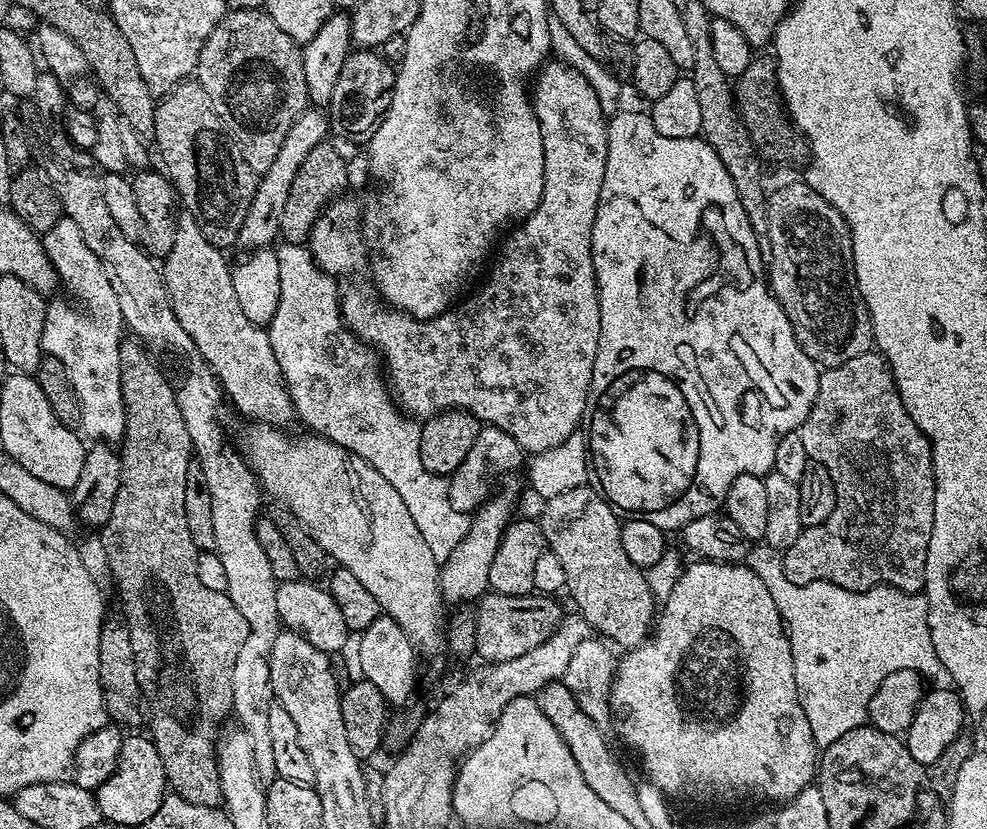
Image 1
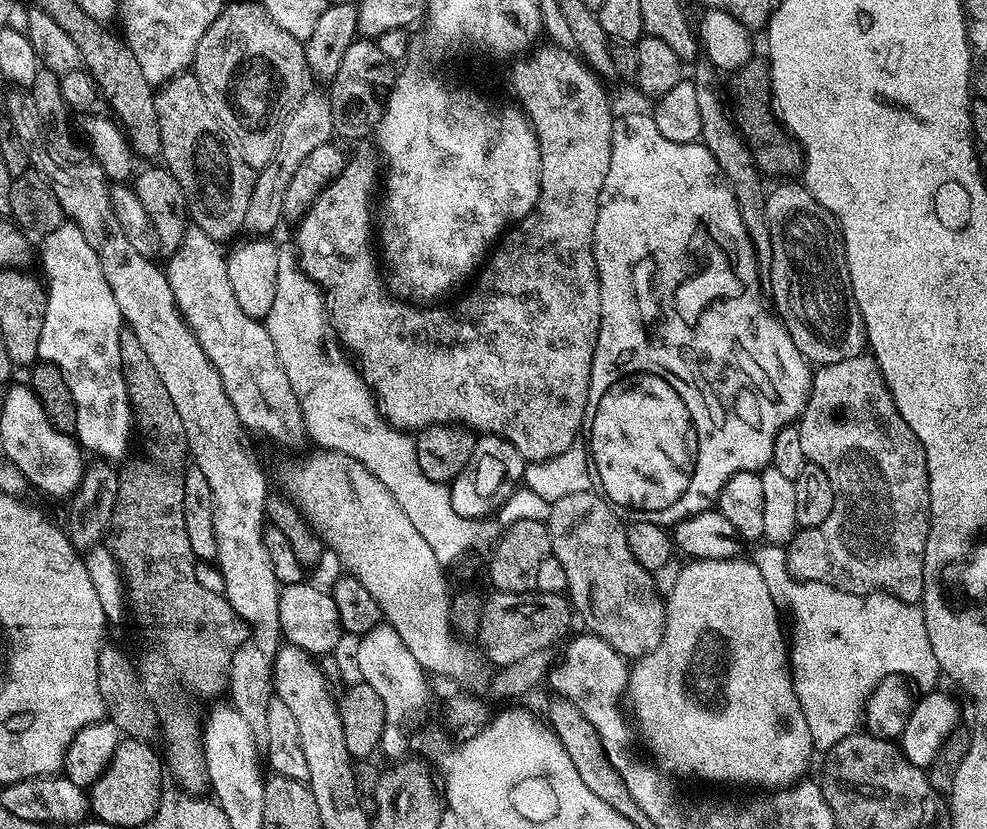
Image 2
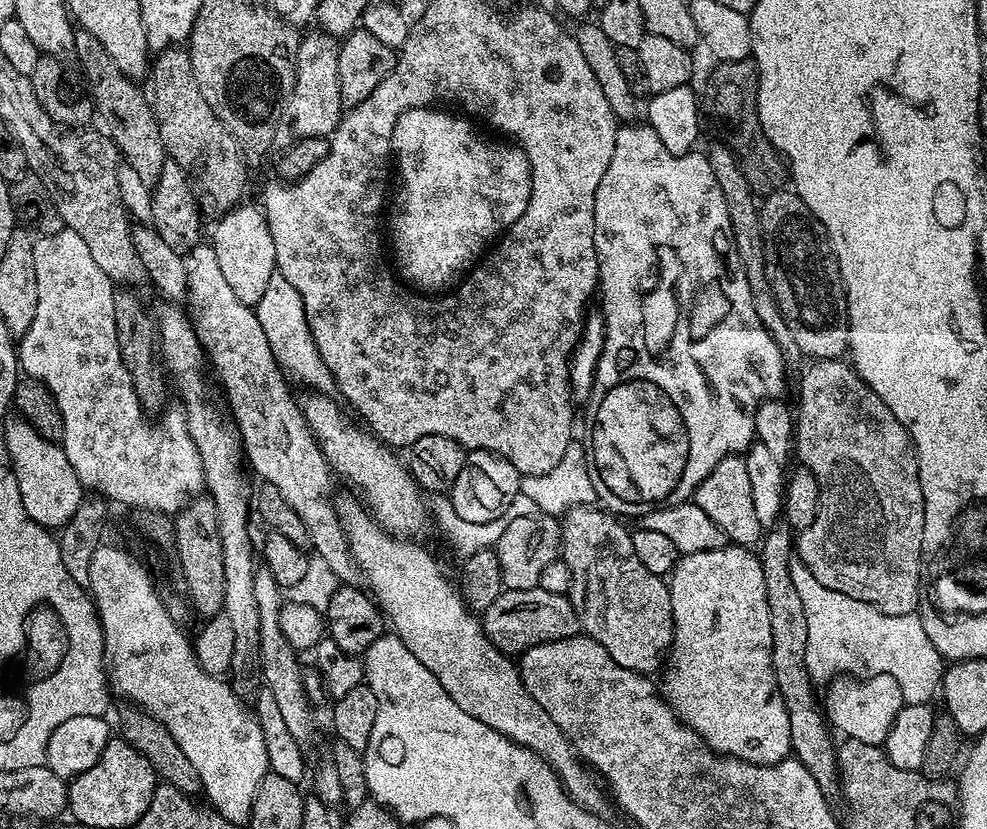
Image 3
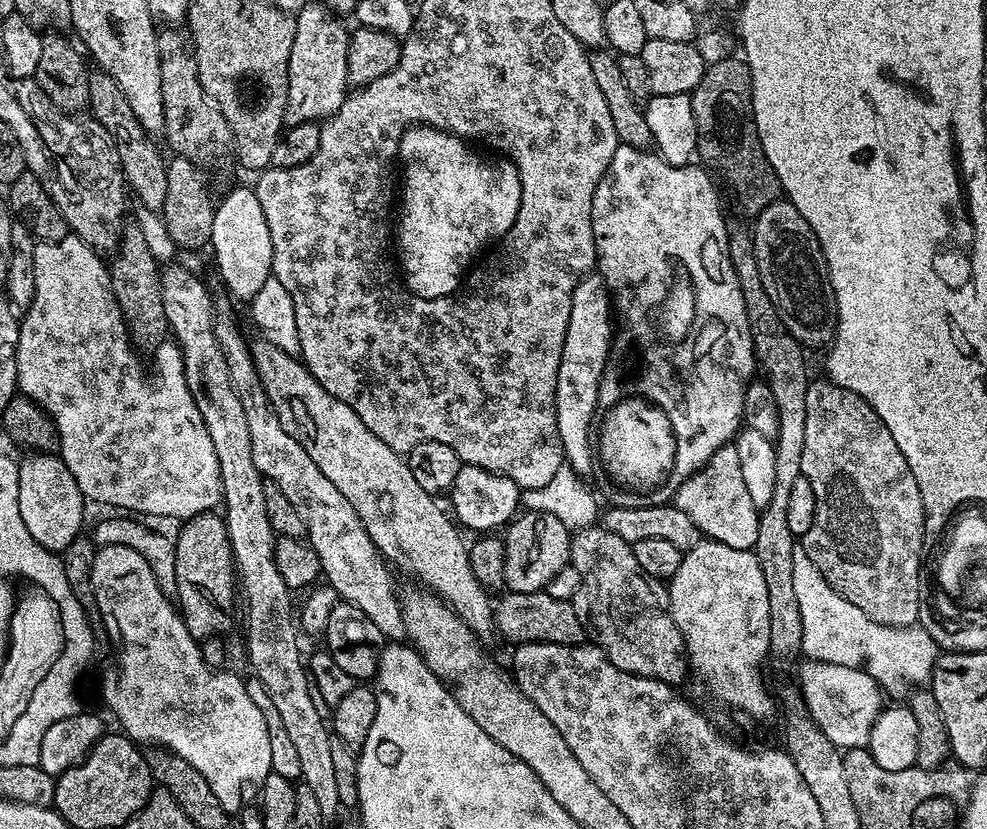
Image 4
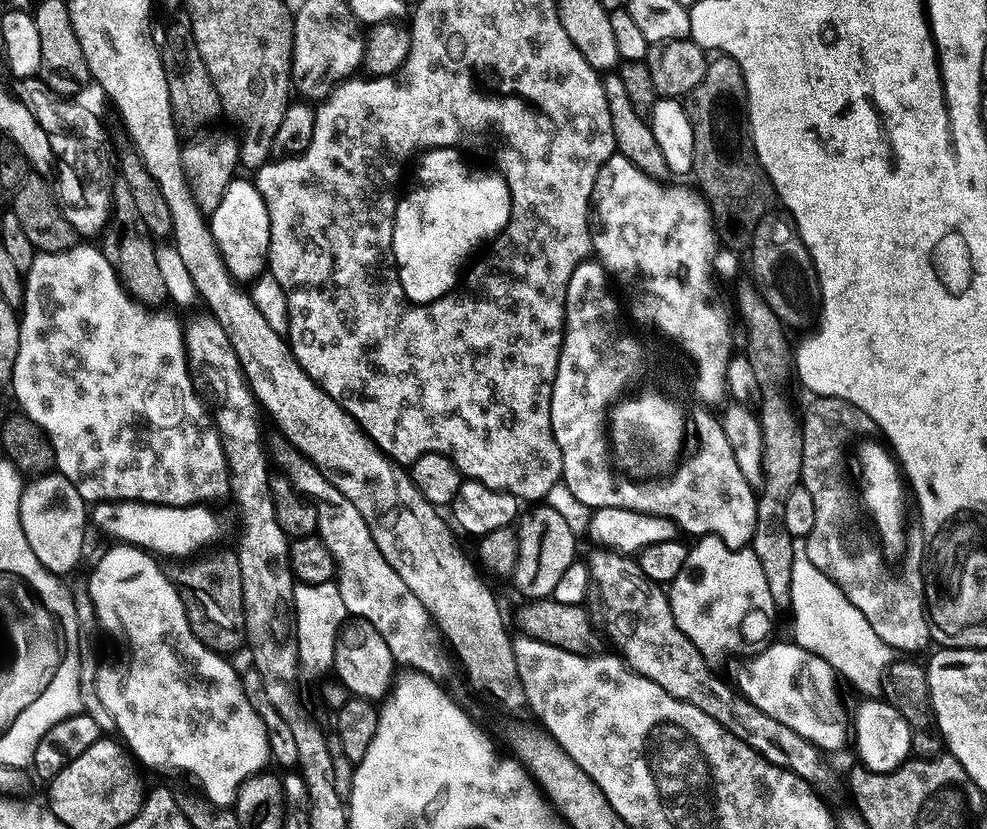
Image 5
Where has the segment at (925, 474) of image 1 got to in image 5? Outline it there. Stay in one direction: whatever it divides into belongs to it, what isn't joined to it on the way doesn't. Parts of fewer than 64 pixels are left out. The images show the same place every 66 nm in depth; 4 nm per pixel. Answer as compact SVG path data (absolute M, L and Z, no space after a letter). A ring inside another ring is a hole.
M822 396L822 397L813 399L811 402L813 404L810 405L809 408L805 410L805 412L803 409L803 412L802 412L802 474L800 475L800 483L803 484L804 488L806 490L810 490L810 498L814 498L814 530L810 530L810 534L806 538L806 547L808 549L808 557L810 558L810 562L814 562L814 566L818 566L818 570L822 570L822 574L826 574L826 578L830 578L832 581L834 581L834 583L836 583L836 585L838 585L840 587L840 589L842 590L842 594L846 594L846 598L850 598L850 602L854 602L854 606L858 606L858 610L862 610L862 614L866 618L866 622L870 622L870 626L874 626L874 634L878 634L878 638L882 638L882 642L886 642L894 650L897 650L899 653L900 653L900 651L902 651L902 652L920 652L923 650L924 647L927 646L927 644L930 644L930 633L928 630L928 615L926 613L926 601L925 601L924 594L923 594L923 591L922 591L922 588L920 585L921 580L922 580L922 563L920 564L920 560L919 560L920 551L922 551L923 548L925 551L925 548L926 548L926 537L925 537L923 531L921 531L921 529L919 527L913 526L913 528L909 527L907 529L907 532L906 532L906 555L908 554L908 557L906 557L904 560L904 568L905 568L904 580L888 580L888 572L886 569L884 569L884 560L886 561L885 553L883 551L881 551L881 549L879 547L876 547L877 549L872 548L871 542L868 541L866 537L856 536L855 512L856 512L856 502L857 502L857 506L858 506L858 500L857 500L857 497L856 497L856 500L854 497L852 497L852 492L850 489L848 489L847 482L844 481L844 447L846 447L847 444L850 443L851 440L855 438L855 436L864 436L867 434L868 431L870 431L870 430L873 431L874 425L872 423L872 420L862 410L858 410L854 405L848 403L848 401L839 400L838 398L834 398L833 396Z

